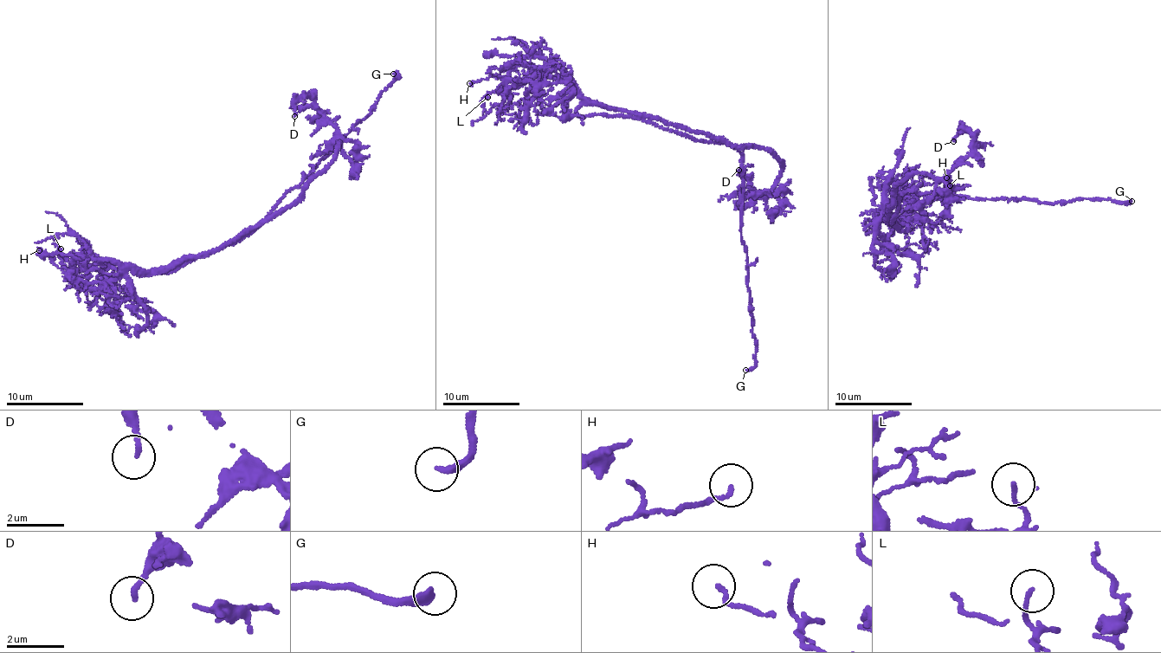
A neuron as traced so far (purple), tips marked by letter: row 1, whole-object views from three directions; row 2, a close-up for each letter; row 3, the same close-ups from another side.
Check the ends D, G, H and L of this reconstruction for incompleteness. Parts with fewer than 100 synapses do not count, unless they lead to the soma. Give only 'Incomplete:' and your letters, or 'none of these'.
Incomplete: G

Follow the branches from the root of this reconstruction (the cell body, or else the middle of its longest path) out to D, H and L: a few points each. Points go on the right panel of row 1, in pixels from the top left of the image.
D: (898, 209), (898, 197), (908, 190), (955, 190), (947, 175), (970, 150), (971, 140), (964, 130), (953, 141)
H: (898, 209), (891, 223), (894, 218), (891, 221), (890, 208), (886, 210), (895, 197), (946, 177)
L: (898, 209), (891, 223), (888, 205), (899, 216), (916, 204), (949, 199), (950, 185)

